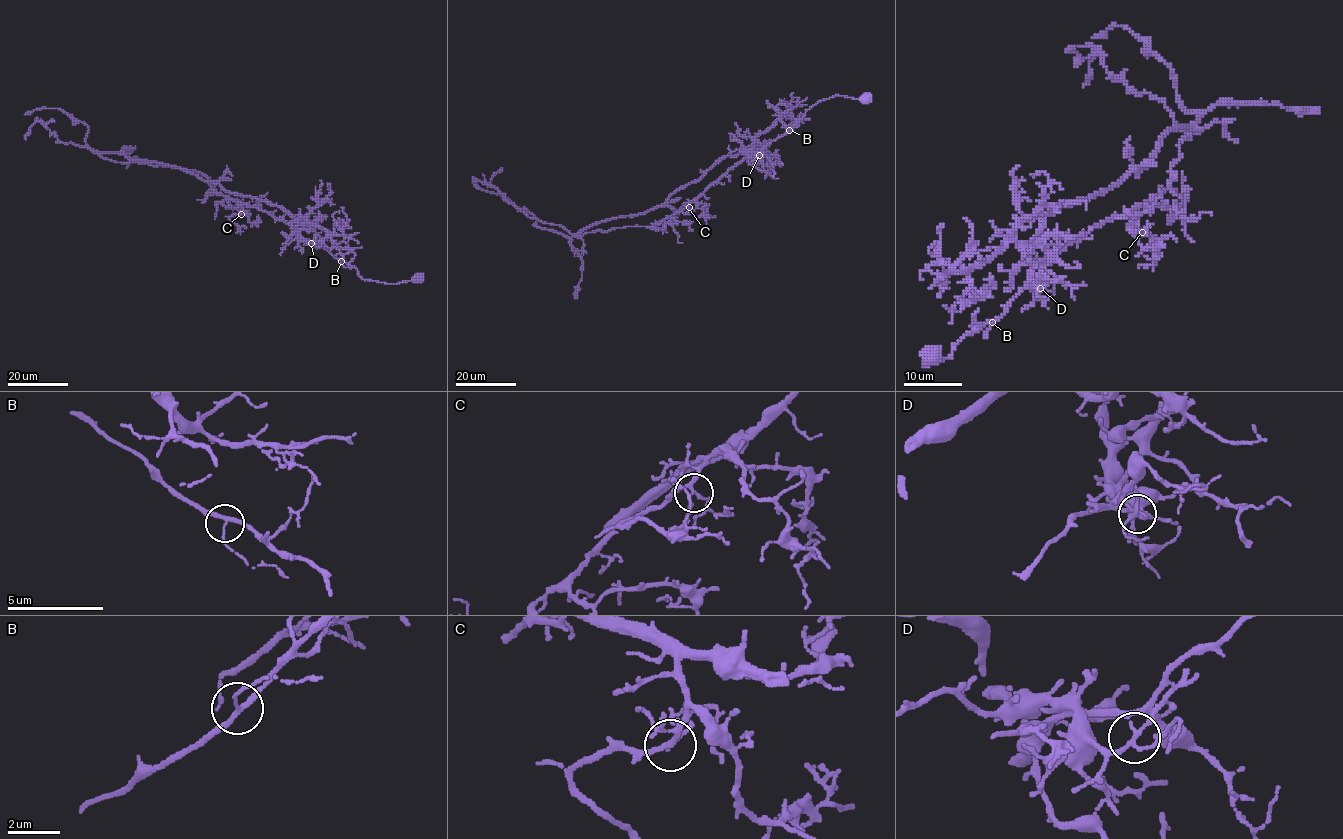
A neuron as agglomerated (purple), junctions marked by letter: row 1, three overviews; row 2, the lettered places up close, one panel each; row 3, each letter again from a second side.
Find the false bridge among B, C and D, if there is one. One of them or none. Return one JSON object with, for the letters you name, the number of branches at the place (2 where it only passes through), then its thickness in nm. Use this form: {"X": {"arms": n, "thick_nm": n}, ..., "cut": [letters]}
{"D": {"arms": 3, "thick_nm": 160}, "cut": ["D"]}

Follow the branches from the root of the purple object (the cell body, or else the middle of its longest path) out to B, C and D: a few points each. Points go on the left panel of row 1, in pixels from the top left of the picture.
B: (418, 277), (397, 283), (363, 280), (354, 267), (341, 261)
C: (418, 277), (397, 283), (363, 280), (354, 267), (320, 245), (304, 240), (291, 225), (245, 205), (241, 214)
D: (418, 277), (397, 283), (363, 280), (354, 267), (320, 245), (311, 244)

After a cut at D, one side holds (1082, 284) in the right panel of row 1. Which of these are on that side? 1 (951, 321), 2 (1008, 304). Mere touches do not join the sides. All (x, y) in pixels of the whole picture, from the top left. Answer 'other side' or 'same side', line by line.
1: other side
2: same side

